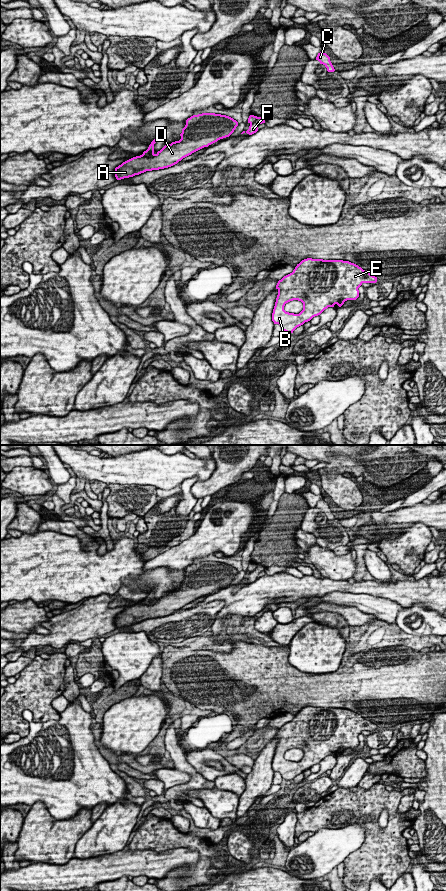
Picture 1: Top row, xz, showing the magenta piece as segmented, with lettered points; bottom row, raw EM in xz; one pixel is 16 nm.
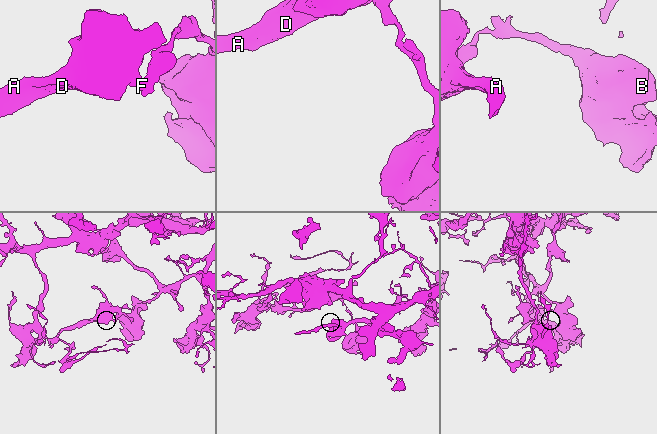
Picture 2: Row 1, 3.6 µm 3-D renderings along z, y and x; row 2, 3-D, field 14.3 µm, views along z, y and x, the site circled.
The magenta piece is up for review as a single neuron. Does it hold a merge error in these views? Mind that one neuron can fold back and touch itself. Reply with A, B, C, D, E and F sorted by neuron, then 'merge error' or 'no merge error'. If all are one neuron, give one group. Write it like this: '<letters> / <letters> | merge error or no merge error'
A C D F / B E | merge error

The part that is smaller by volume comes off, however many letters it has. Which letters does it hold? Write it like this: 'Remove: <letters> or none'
Remove: A, C, D, F

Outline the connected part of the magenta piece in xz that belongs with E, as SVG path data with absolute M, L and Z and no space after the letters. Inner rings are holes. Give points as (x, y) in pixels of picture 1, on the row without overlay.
M304 707L297 712L292 721L278 729L276 733L278 743L272 761L272 769L274 772L279 772L283 779L293 781L297 775L320 763L328 755L334 755L335 752L341 755L347 748L356 748L359 745L358 736L363 731L376 730L377 725L349 709ZM293 748L303 751L303 758L299 762L284 758L285 752Z

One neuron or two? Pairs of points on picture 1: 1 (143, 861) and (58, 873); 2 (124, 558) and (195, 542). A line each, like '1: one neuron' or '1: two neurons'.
1: one neuron
2: two neurons

